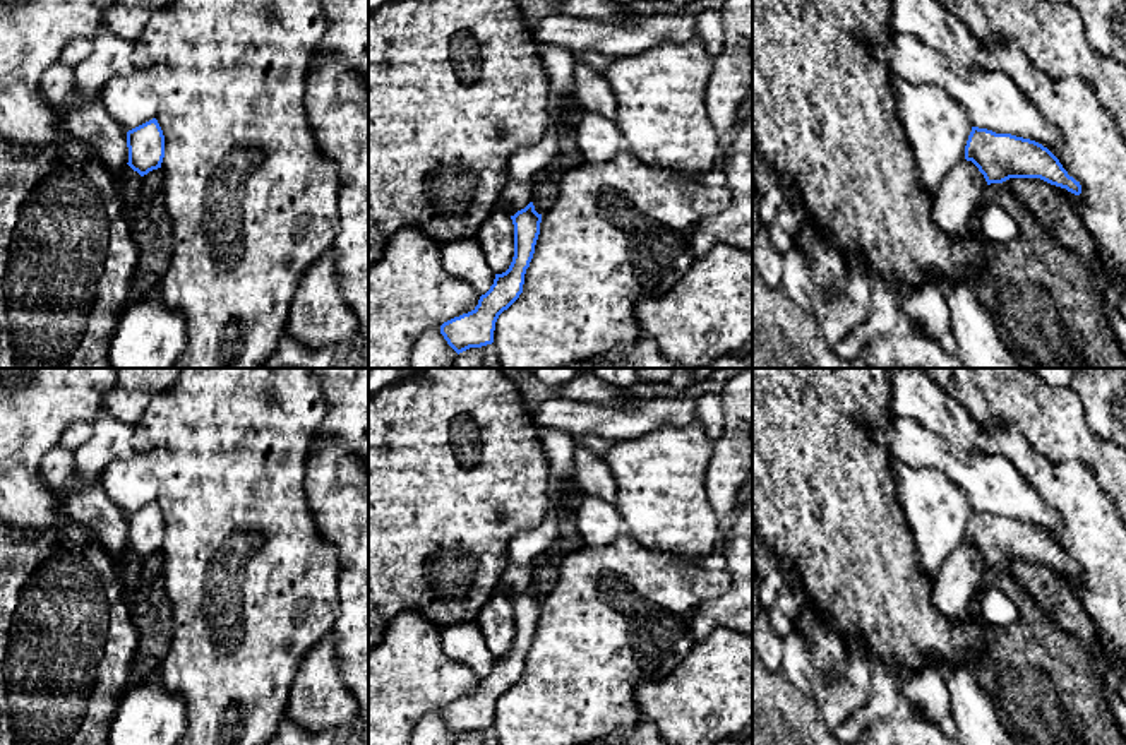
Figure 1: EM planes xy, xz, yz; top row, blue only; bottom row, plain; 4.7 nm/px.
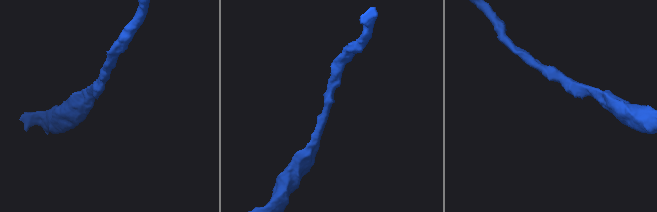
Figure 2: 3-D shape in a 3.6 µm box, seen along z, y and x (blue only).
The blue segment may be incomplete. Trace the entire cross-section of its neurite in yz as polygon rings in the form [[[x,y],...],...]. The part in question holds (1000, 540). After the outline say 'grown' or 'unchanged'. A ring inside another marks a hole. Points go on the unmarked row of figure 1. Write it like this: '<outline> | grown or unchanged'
[[[972,510],[965,543],[979,551],[987,569],[1009,562],[1040,562],[1075,579],[1081,577],[1080,565],[1068,558],[1059,543],[1030,522]]] | unchanged

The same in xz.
[[[530,586],[511,603],[514,608],[514,641],[509,653],[495,658],[494,668],[480,680],[478,688],[471,695],[440,709],[440,718],[458,738],[470,731],[492,728],[499,699],[523,676],[524,658],[540,618],[542,598]]] | unchanged

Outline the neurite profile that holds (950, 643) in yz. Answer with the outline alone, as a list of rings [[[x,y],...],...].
[[[752,368],[752,527],[770,550],[788,563],[787,572],[795,575],[804,593],[802,605],[819,613],[828,629],[847,641],[842,646],[845,656],[859,654],[874,663],[884,661],[903,678],[931,661],[937,663],[941,670],[973,668],[985,646],[985,630],[968,613],[960,620],[949,620],[934,606],[934,577],[922,569],[913,536],[898,505],[896,483],[889,466],[893,456],[884,440],[893,418],[889,397],[891,375],[888,368]]]

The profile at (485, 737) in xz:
[[[494,728],[470,731],[458,738],[456,745],[499,745]]]

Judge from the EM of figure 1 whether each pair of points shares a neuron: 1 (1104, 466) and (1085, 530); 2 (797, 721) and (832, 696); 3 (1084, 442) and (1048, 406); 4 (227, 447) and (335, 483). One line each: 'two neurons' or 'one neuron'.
1: two neurons
2: two neurons
3: one neuron
4: two neurons

